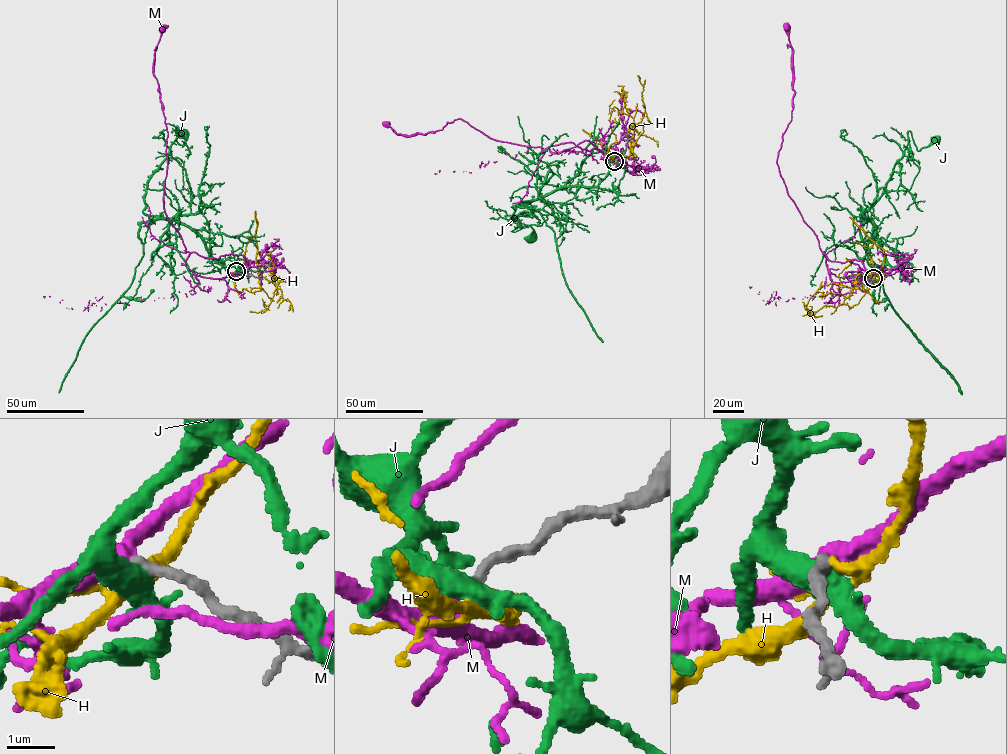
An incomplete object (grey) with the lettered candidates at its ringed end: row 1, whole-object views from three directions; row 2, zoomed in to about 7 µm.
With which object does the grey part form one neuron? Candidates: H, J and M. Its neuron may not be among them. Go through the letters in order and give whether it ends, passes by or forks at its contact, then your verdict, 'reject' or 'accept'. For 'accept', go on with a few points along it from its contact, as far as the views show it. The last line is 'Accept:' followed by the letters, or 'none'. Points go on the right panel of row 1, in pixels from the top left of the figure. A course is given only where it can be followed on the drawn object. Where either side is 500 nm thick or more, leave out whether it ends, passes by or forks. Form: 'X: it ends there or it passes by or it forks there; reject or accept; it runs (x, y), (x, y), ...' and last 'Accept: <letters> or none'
H: it passes by; reject
J: it passes by; reject
M: it passes by; accept; it runs (873, 278), (832, 282), (817, 237), (780, 174), (778, 152), (791, 120), (794, 92), (786, 27)
Accept: M

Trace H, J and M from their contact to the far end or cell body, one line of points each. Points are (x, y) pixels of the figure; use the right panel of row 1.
H: (873, 278), (873, 242), (883, 250), (880, 276), (855, 288), (834, 283), (821, 287), (806, 308), (822, 315)
J: (872, 278), (871, 271), (882, 272), (886, 262), (865, 212), (882, 194), (909, 131), (918, 150), (935, 141)
M: (873, 278), (832, 282), (817, 237), (780, 174), (778, 152), (791, 120), (794, 92), (786, 27)

